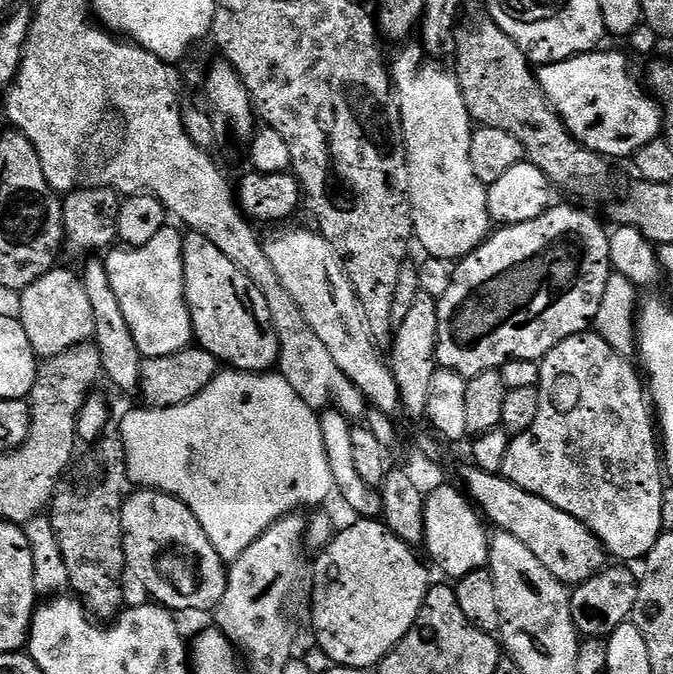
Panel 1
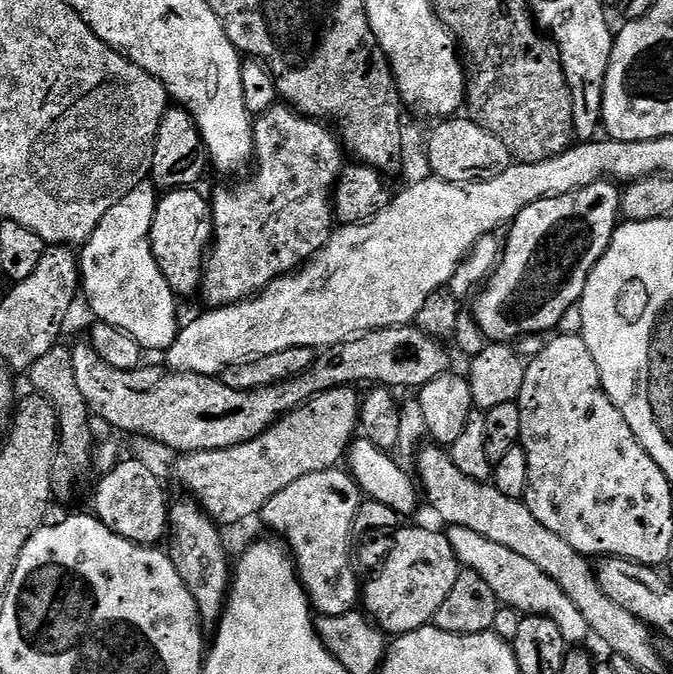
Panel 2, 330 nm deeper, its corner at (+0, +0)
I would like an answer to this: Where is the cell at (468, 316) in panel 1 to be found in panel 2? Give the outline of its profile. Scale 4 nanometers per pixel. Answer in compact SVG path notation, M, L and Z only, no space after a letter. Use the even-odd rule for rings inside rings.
M603 179L570 194L539 200L519 212L507 229L508 241L503 241L496 272L483 285L479 293L481 296L476 302L475 327L480 335L488 342L512 344L523 336L536 336L539 332L551 333L556 330L551 328L558 327L564 315L579 305L594 266L610 246L622 216L621 199L621 189L613 181Z

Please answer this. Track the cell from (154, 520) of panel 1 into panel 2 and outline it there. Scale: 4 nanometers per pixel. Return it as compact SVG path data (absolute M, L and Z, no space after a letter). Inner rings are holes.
M121 459L115 468L99 477L100 485L96 488L96 509L94 515L110 530L114 530L122 538L133 540L135 544L156 546L160 539L167 537L170 532L170 499L164 493L164 484L140 460Z

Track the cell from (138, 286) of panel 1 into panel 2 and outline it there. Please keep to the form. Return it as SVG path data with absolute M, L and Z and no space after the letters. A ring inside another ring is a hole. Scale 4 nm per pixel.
M145 182L139 184L94 230L94 234L85 240L78 252L80 261L80 283L82 285L82 296L88 299L92 307L95 319L102 324L109 324L134 338L141 349L152 352L163 353L176 340L180 333L181 321L176 321L176 303L178 297L172 287L166 282L162 270L158 270L158 262L152 253L152 223L154 222L154 210L158 199L158 189L155 184Z

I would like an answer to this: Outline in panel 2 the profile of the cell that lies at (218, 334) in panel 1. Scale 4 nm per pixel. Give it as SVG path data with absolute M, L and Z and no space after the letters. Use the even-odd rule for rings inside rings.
M195 187L173 188L165 191L156 201L154 210L154 222L152 223L152 253L158 262L158 270L166 278L166 282L172 287L177 297L192 296L201 291L204 279L204 266L206 257L210 251L210 245L214 237L212 231L212 206L207 195L196 192Z

